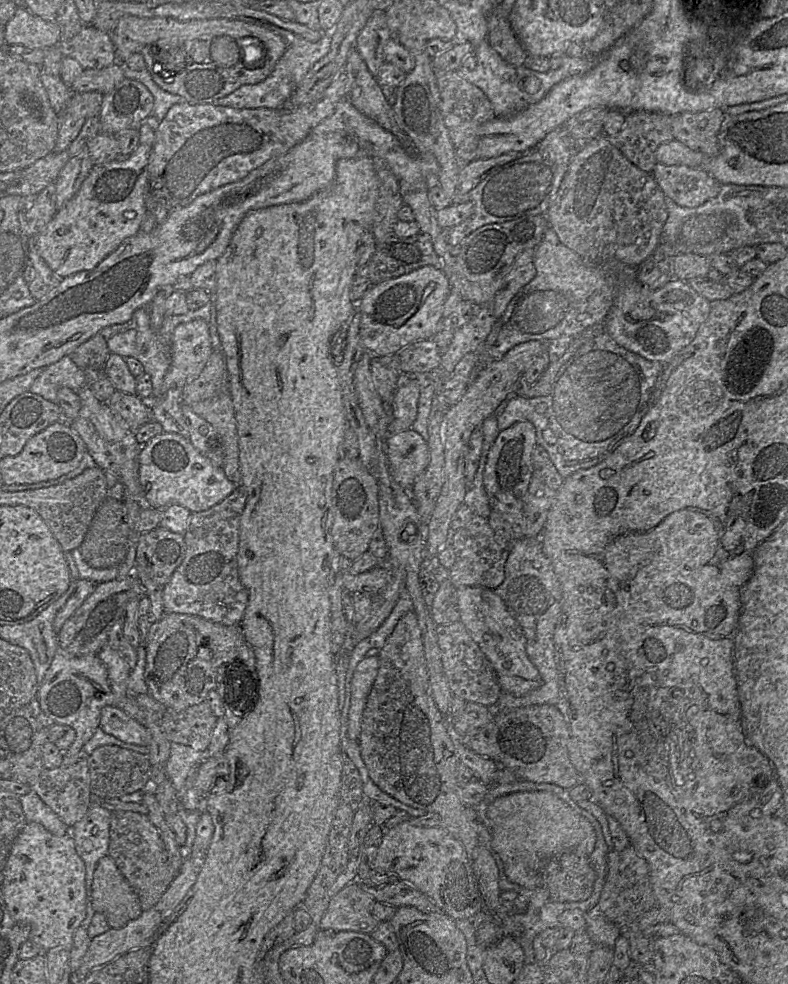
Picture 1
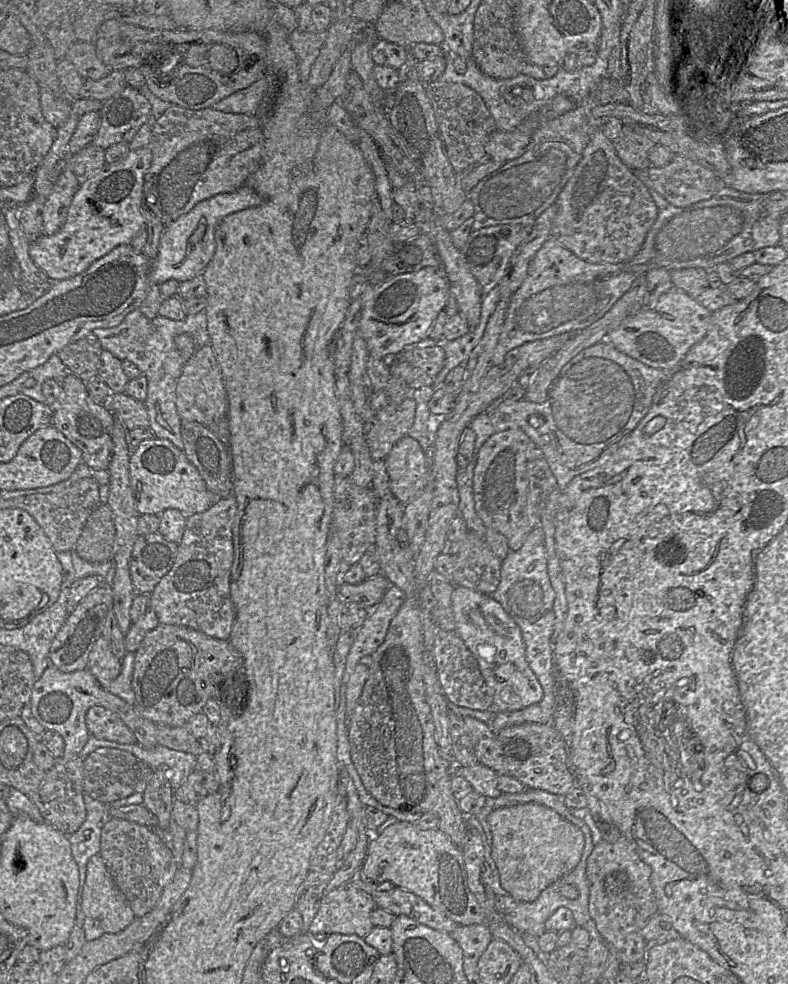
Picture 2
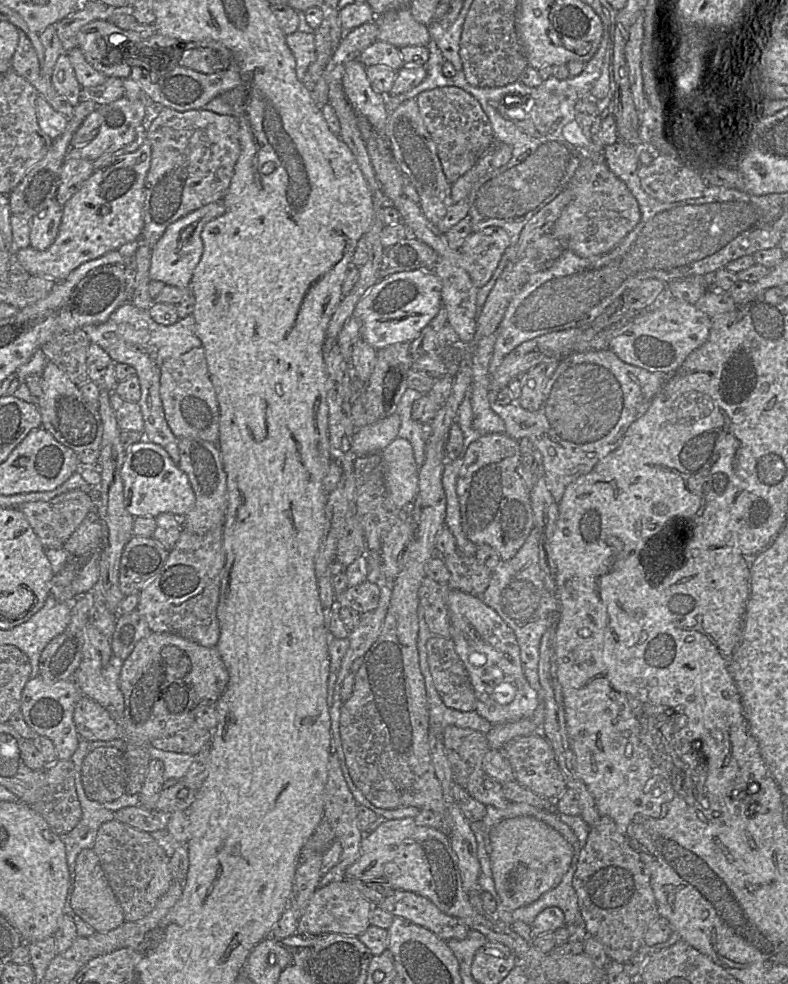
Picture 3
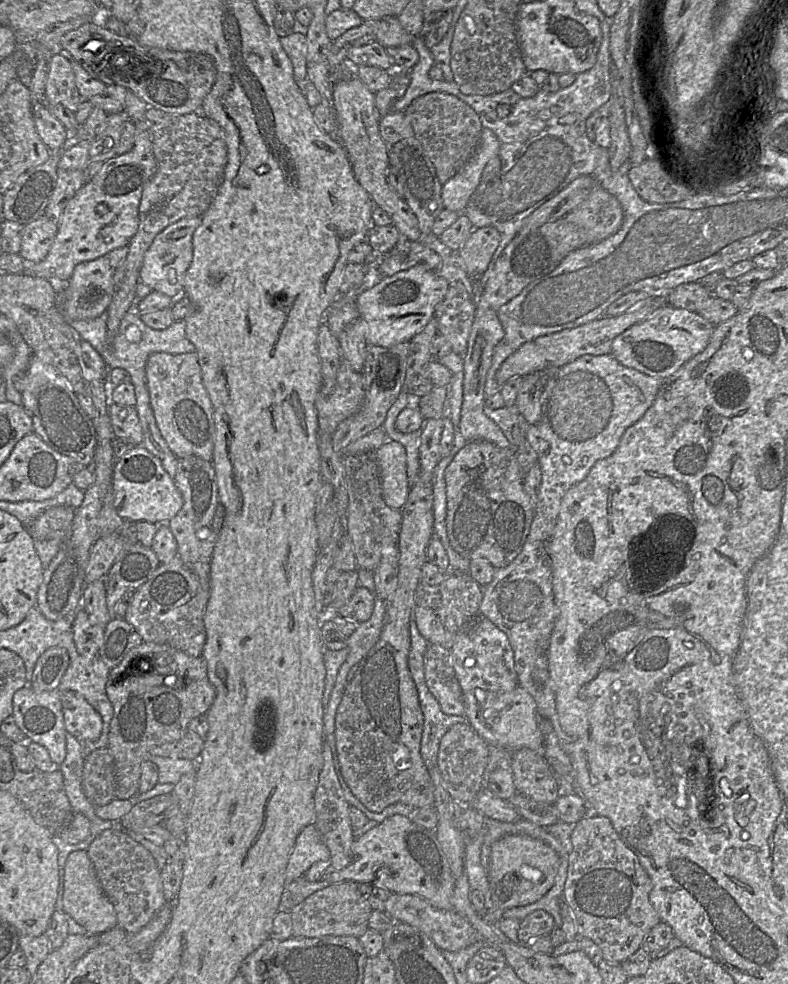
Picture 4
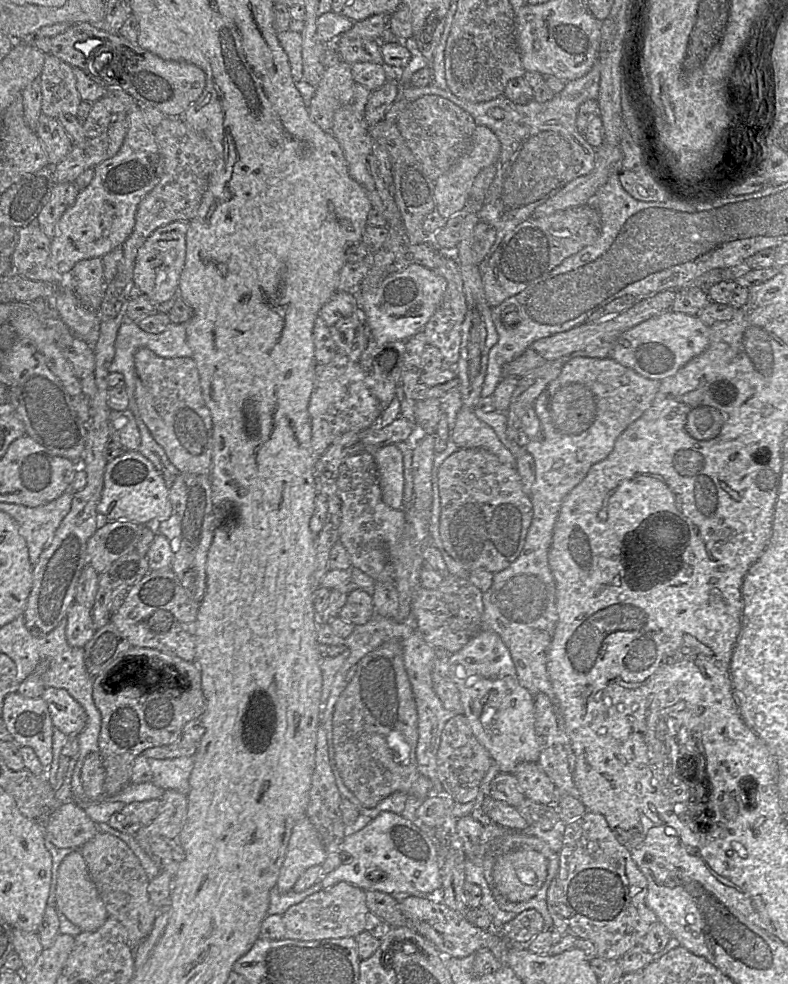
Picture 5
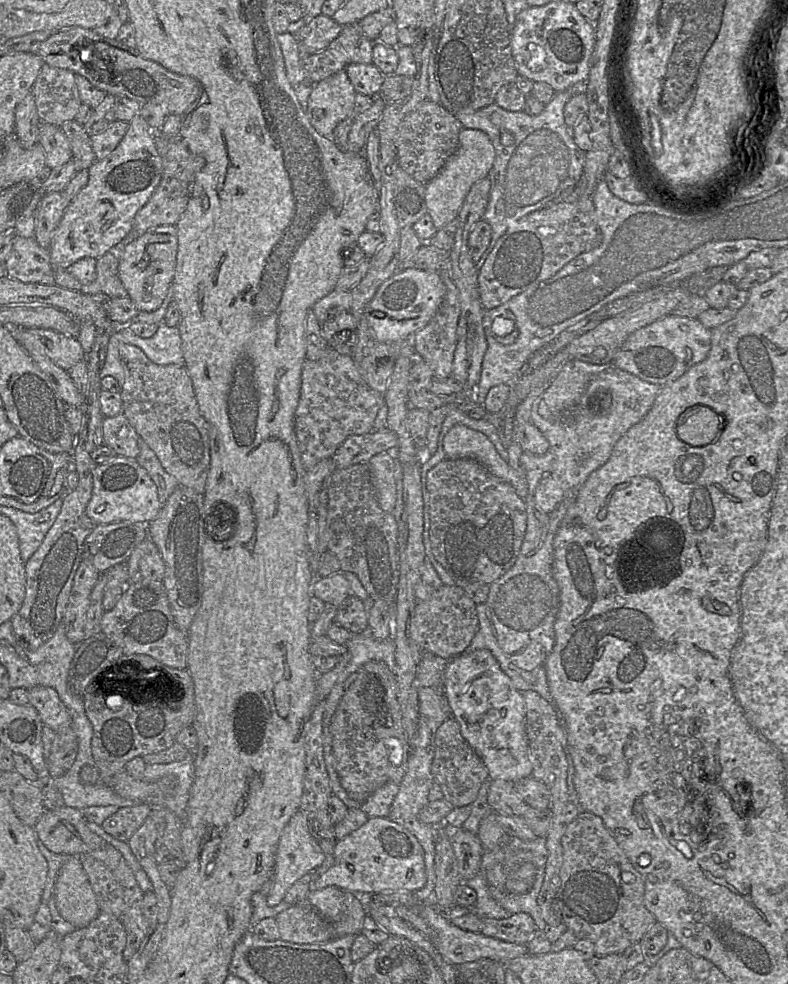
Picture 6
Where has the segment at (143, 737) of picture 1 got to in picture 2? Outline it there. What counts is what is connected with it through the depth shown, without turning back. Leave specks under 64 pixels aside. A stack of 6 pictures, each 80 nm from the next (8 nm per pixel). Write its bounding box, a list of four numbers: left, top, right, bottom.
[86,707,137,744]

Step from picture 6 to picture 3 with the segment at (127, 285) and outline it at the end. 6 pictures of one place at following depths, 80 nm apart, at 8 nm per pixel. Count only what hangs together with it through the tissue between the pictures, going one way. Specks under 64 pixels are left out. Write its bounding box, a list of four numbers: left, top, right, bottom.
[150,199,225,288]

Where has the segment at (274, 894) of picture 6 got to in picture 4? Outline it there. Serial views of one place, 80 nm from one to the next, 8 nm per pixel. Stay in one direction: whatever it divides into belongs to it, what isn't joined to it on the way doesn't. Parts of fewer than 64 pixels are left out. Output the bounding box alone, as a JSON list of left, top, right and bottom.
[286,824,330,882]

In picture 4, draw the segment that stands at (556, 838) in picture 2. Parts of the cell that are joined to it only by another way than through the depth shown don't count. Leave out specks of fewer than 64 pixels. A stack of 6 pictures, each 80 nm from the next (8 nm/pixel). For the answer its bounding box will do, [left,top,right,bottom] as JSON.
[481,835,560,924]

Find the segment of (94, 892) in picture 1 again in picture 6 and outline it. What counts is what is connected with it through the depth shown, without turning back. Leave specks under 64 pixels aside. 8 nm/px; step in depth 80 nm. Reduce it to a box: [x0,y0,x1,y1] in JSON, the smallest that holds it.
[54,855,101,928]

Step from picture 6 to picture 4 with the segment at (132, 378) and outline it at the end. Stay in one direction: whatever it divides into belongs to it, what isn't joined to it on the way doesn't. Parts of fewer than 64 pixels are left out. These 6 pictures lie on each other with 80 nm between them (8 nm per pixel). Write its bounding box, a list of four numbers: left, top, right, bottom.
[145,353,215,461]

